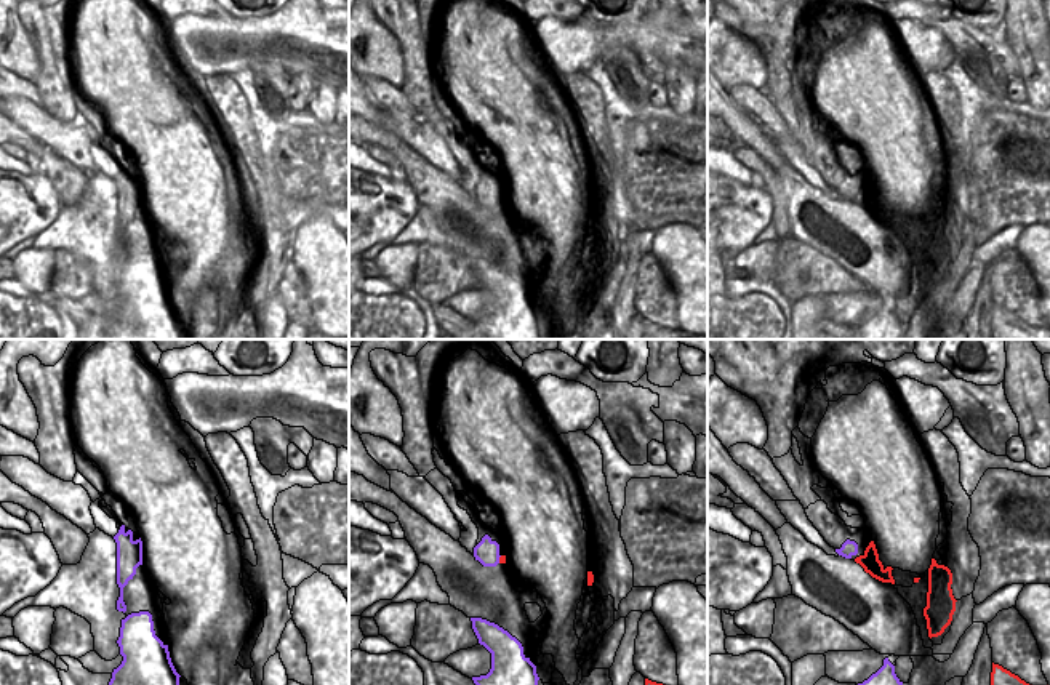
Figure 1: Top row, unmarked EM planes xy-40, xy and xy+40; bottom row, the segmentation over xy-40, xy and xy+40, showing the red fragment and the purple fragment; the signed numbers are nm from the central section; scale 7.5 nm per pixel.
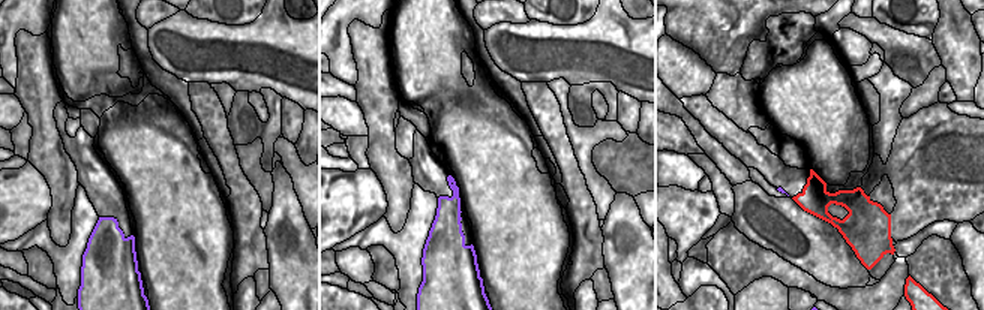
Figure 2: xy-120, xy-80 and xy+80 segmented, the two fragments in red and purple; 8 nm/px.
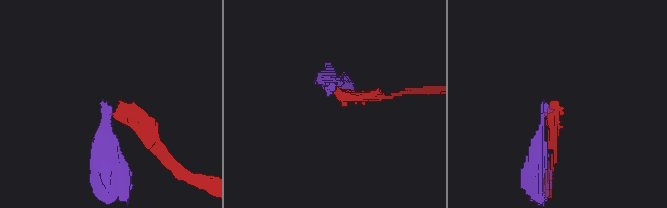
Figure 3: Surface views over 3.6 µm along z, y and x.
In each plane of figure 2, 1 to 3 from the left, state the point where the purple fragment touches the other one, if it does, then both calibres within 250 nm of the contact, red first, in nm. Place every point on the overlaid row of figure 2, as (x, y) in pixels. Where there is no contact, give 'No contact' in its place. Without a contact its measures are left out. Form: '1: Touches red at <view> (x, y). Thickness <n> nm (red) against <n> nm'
1: No contact
2: No contact
3: No contact

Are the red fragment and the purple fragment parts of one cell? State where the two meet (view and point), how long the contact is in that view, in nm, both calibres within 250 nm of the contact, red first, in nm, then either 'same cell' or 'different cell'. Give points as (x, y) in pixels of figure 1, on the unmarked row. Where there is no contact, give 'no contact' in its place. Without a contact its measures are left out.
xy (500, 200) | 70 nm | 50/190 nm | different cell

